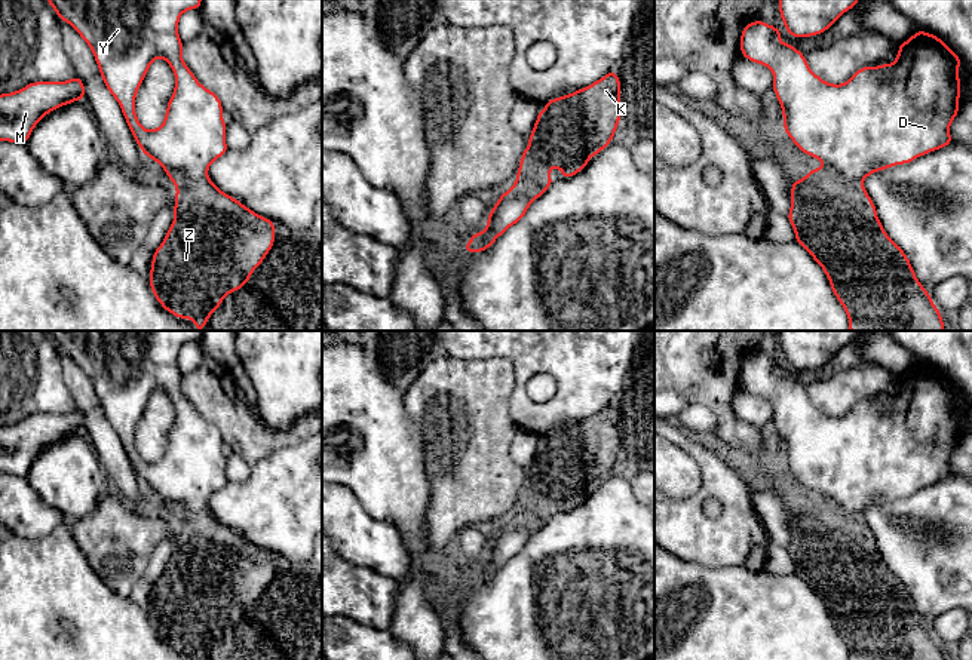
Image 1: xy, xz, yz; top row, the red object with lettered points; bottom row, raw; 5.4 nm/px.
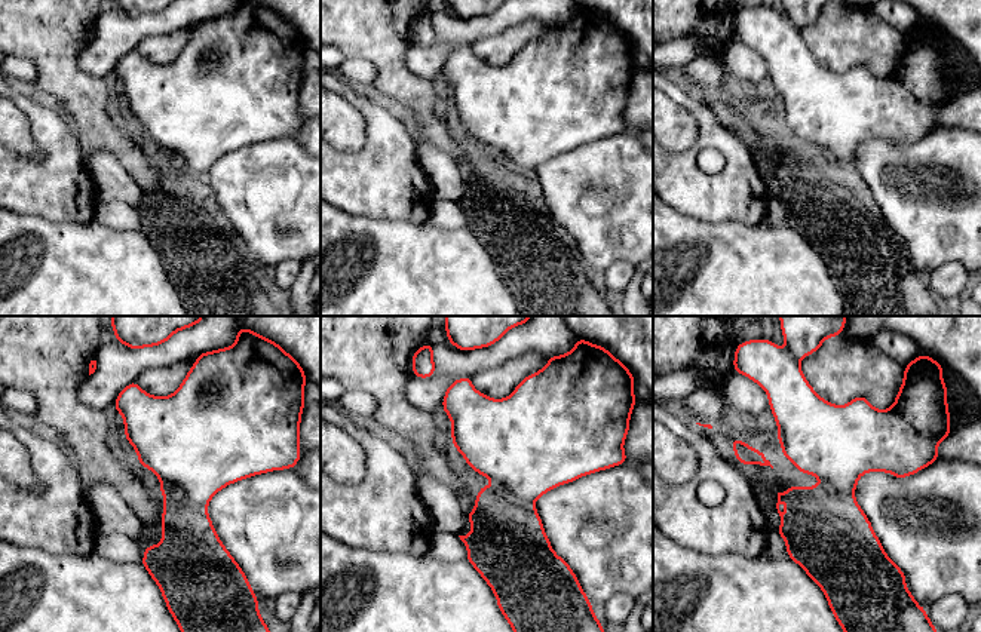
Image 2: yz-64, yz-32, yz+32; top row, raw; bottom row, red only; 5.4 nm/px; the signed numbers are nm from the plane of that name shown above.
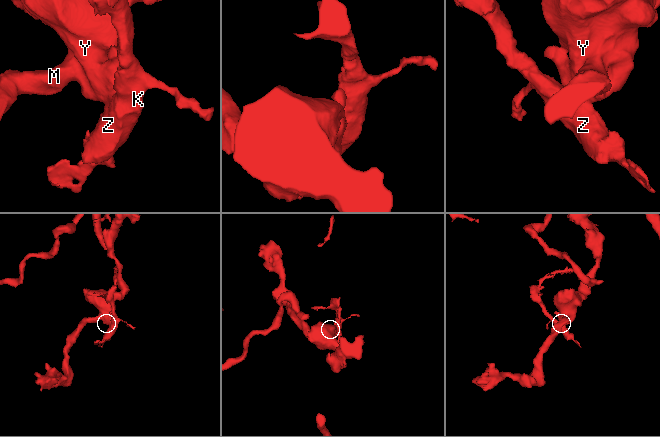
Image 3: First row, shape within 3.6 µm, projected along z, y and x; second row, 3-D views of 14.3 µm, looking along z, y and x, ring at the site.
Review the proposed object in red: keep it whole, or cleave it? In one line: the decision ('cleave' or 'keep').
cleave

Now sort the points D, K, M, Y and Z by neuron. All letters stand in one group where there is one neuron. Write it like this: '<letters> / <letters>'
D M Y / K Z

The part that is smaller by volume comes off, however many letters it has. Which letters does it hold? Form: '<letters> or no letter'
K, Z

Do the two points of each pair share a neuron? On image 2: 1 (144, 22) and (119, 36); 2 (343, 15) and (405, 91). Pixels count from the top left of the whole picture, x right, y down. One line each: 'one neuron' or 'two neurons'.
1: one neuron
2: one neuron

